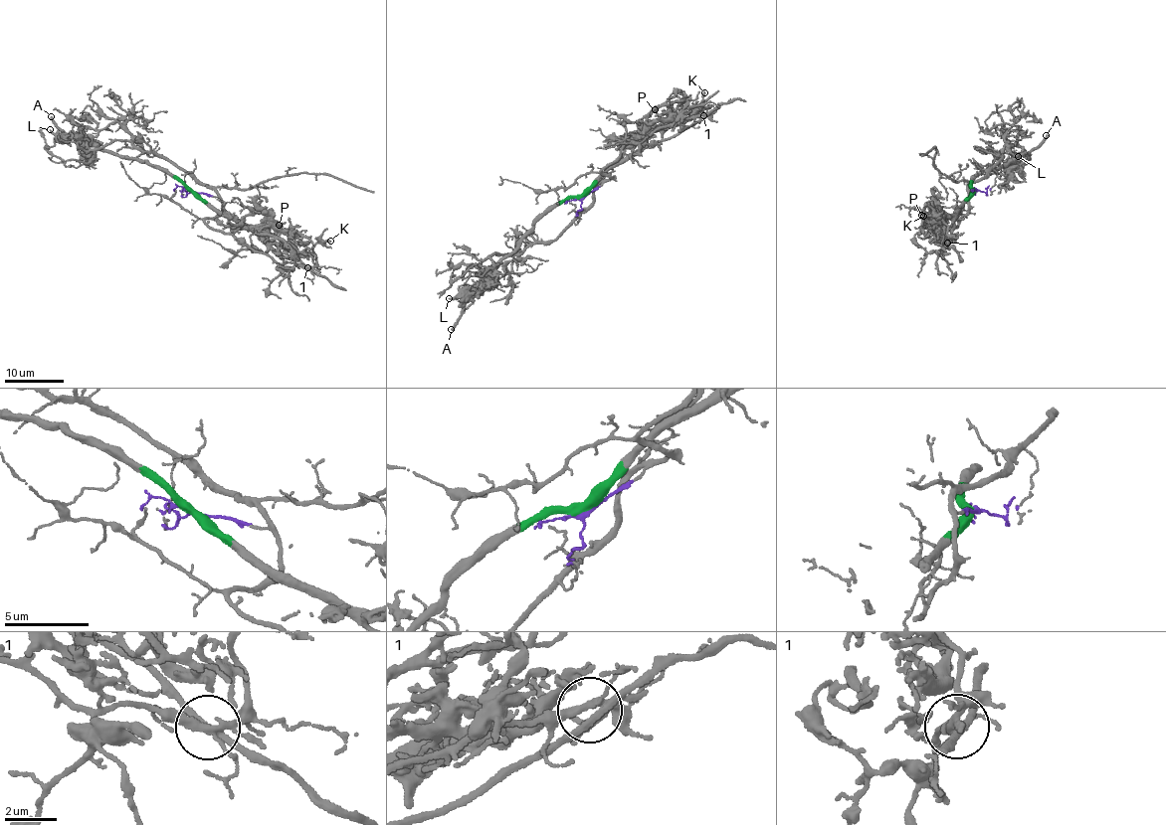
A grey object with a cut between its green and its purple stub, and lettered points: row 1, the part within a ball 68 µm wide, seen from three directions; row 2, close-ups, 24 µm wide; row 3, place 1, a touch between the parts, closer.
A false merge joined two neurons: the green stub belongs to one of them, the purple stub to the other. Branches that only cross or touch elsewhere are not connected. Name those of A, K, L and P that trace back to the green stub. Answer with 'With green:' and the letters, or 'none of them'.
With green: A, L, P

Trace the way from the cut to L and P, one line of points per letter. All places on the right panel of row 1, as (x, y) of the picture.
L: (974, 190), (969, 186), (980, 173), (996, 171), (1016, 161), (1022, 154), (1024, 157), (1018, 160), (1018, 156)
P: (974, 190), (951, 216), (938, 210), (936, 213), (920, 215)

